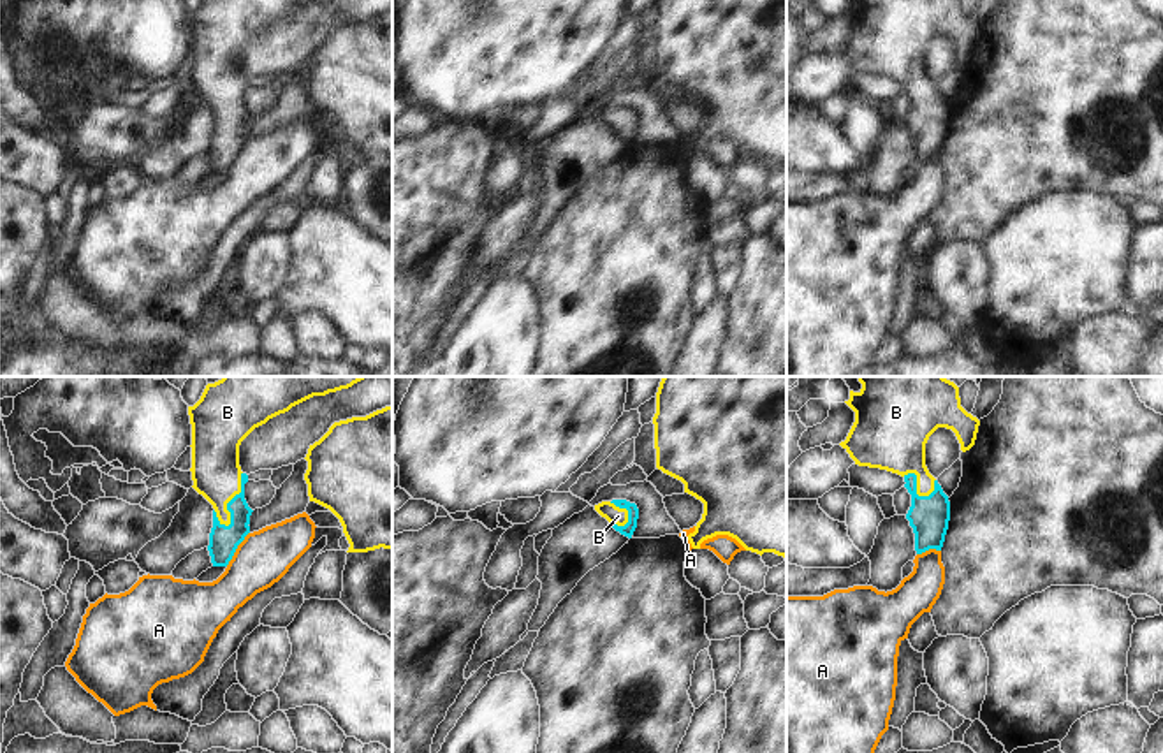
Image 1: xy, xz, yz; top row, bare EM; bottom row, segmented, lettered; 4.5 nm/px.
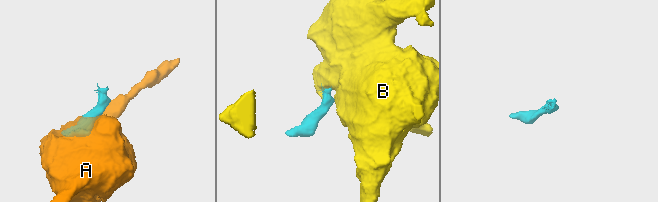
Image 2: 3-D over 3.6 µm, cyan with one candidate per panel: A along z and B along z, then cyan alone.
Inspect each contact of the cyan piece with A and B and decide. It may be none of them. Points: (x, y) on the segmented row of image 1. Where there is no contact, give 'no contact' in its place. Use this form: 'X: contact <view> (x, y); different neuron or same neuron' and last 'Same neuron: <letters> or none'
A: contact xy (236, 548); different neuron
B: contact xy (229, 502); same neuron
Same neuron: B

